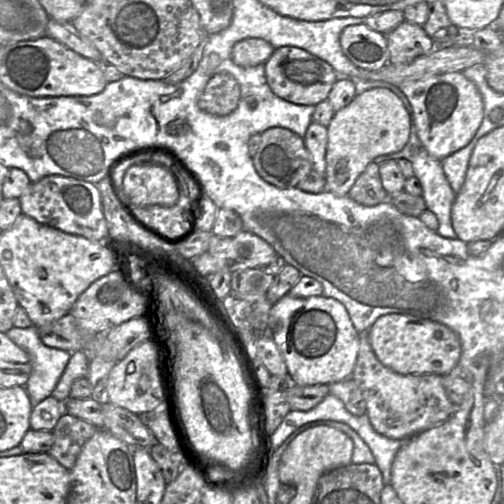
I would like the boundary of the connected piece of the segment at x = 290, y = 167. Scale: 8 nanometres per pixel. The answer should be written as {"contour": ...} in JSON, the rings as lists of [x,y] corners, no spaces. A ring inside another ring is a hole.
{"contour":[[[272,127],[261,133],[261,143],[253,156],[253,163],[263,180],[281,189],[297,187],[313,170],[311,155],[304,138],[282,127]]]}

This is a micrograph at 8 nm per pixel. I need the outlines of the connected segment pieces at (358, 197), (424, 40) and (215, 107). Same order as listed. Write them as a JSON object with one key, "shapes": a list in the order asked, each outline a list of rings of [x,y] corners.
{"shapes":[[[[371,162],[358,176],[348,196],[364,206],[374,206],[388,200],[389,195],[383,188],[379,166]]],[[[405,20],[386,36],[391,64],[409,63],[434,49],[433,40],[423,26]]],[[[215,73],[198,99],[198,107],[205,113],[226,116],[238,105],[240,87],[229,73]]]]}

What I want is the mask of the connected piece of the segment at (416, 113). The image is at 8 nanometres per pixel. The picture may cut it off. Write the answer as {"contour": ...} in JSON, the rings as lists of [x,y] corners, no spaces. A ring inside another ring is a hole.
{"contour":[[[462,72],[433,75],[397,86],[412,106],[412,121],[430,156],[441,161],[467,146],[484,117],[484,103],[476,85]]]}

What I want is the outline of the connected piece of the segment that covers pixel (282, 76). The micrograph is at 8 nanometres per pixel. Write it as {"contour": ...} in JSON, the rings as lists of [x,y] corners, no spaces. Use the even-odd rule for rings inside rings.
{"contour":[[[299,47],[276,48],[265,62],[265,78],[273,93],[294,104],[315,106],[319,102],[327,100],[339,77],[329,63]]]}

